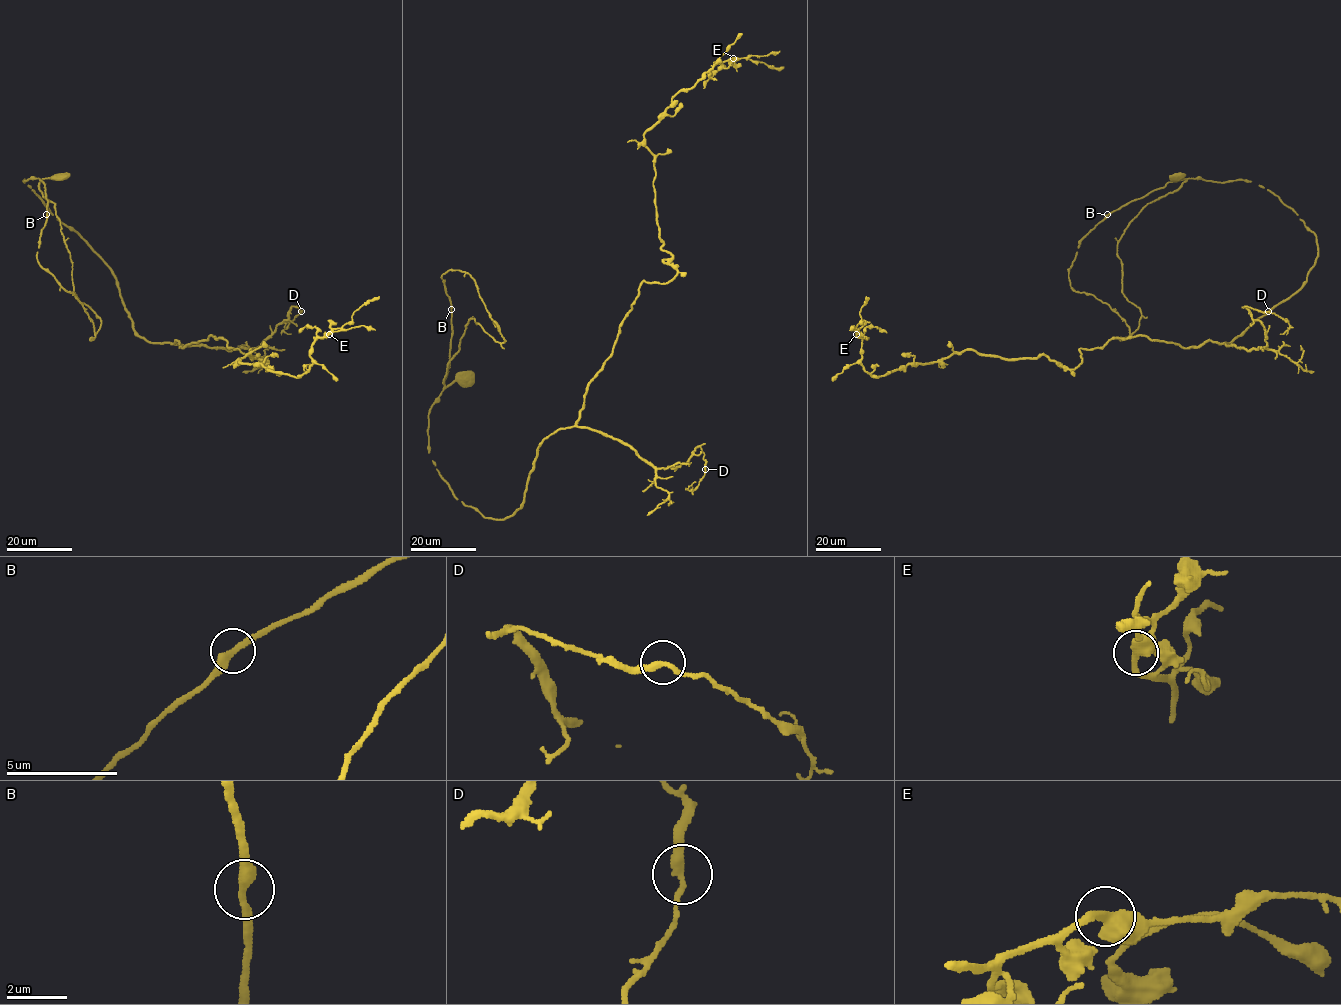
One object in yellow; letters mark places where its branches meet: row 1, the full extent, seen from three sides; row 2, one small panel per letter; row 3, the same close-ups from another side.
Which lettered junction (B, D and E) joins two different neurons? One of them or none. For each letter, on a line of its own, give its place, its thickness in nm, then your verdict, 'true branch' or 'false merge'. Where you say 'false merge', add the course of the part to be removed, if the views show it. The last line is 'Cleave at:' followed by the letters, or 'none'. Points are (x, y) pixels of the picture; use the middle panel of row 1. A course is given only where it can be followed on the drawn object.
B: (451, 309) | 340 nm | true branch
D: (705, 469) | 280 nm | true branch
E: (733, 58) | 480 nm | true branch
Cleave at: none

